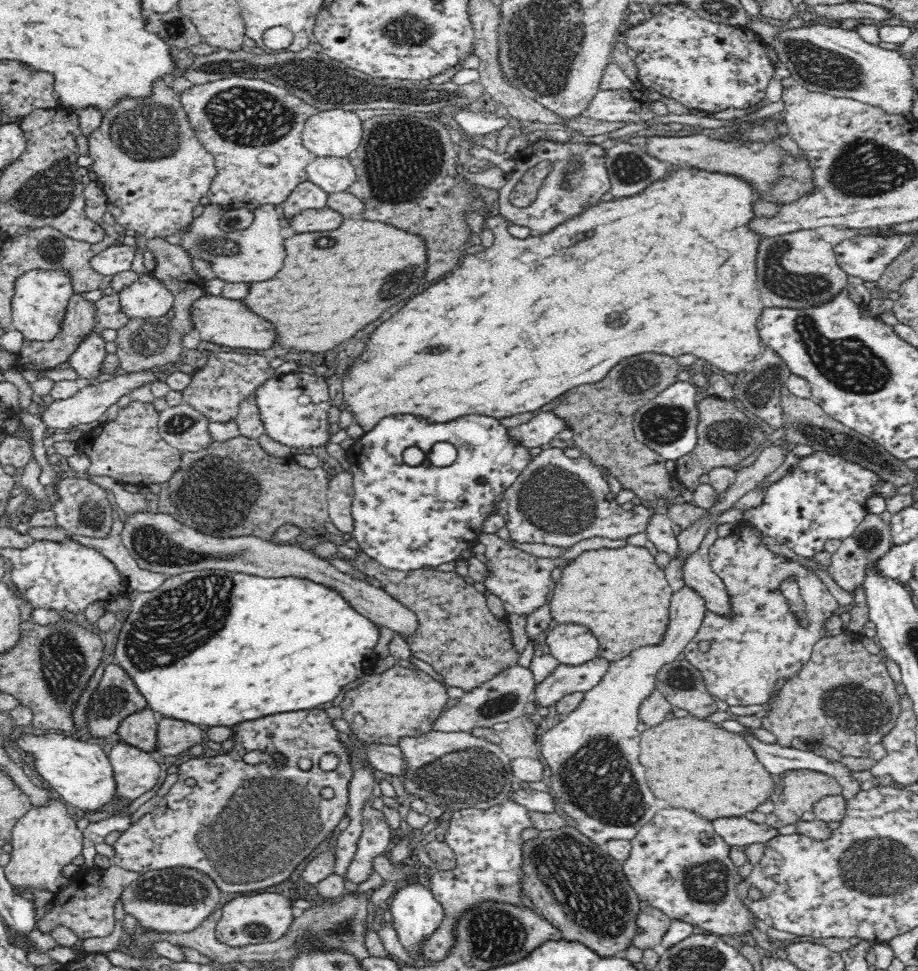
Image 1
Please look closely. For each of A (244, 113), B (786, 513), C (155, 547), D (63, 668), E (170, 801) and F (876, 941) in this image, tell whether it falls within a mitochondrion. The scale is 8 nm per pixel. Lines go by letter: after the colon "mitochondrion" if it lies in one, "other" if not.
A: mitochondrion
B: other
C: mitochondrion
D: mitochondrion
E: other
F: other

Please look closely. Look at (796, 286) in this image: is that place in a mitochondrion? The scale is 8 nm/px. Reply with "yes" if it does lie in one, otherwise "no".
yes

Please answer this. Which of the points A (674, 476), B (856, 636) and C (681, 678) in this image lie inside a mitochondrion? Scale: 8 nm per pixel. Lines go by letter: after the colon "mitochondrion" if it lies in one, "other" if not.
A: other
B: other
C: mitochondrion

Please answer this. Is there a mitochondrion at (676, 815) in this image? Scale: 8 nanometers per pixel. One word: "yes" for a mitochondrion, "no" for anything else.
no

